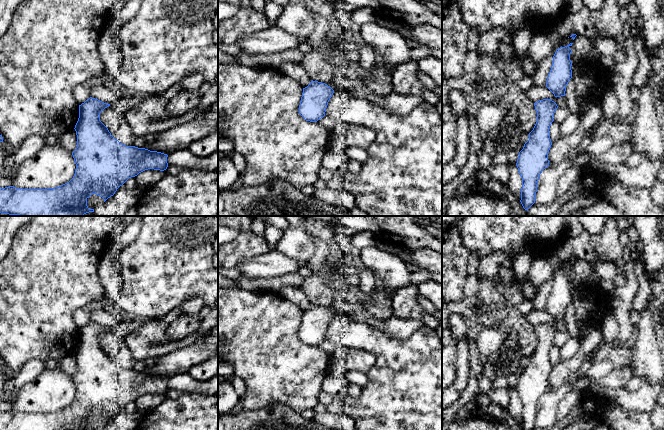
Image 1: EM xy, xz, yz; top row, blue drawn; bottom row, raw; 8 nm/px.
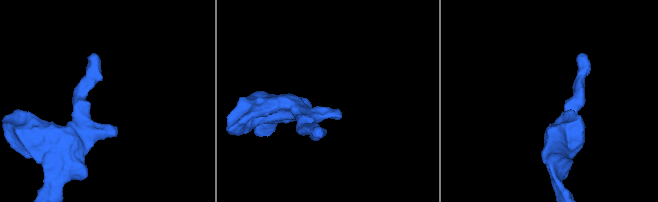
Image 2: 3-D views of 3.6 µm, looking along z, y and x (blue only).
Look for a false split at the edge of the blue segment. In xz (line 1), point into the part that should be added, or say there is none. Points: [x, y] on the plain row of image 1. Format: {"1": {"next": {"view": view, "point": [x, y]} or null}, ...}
{"1": {"next": null}}

